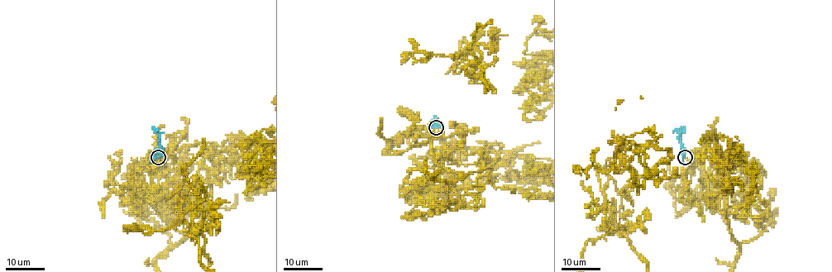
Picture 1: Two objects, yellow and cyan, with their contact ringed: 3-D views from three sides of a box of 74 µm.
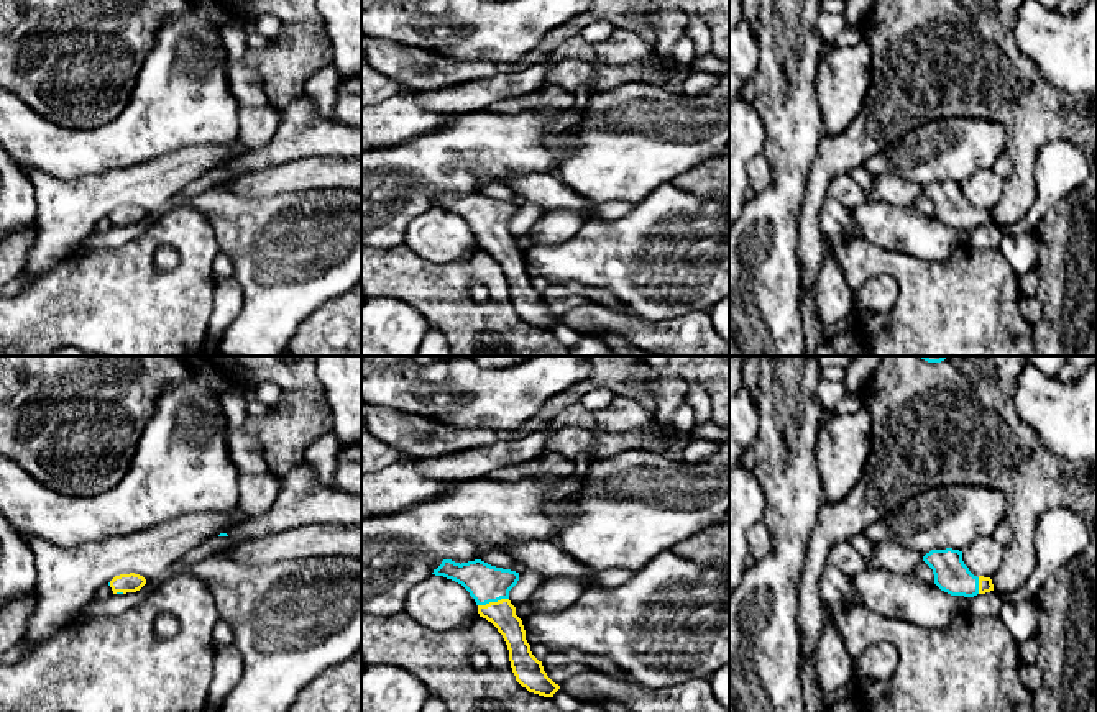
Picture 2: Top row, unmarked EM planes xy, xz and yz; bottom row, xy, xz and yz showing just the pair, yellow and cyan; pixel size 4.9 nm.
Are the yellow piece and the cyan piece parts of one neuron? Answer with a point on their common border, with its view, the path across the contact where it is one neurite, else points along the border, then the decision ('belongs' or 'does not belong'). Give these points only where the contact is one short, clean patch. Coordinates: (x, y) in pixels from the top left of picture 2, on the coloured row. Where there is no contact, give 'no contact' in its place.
meets yellow in xz at (493, 602); runs through xz (501, 614), (493, 602), (491, 591), (485, 583); belongs

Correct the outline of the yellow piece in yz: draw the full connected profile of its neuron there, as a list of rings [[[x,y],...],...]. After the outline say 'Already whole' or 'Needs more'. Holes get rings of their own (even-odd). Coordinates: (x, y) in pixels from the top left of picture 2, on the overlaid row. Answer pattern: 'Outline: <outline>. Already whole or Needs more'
Outline: [[[931,550],[923,561],[933,569],[934,584],[951,596],[974,597],[994,591],[990,577],[977,577],[969,571],[959,550]]]. Needs more

